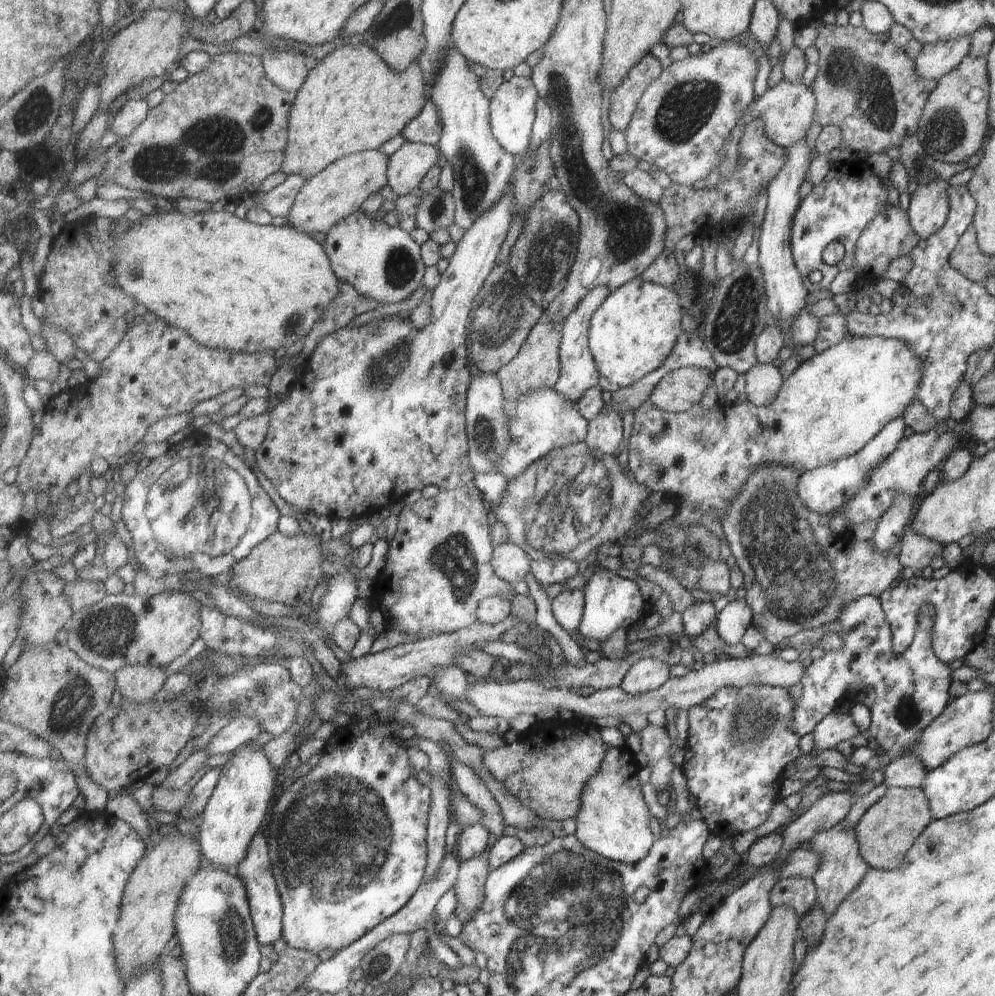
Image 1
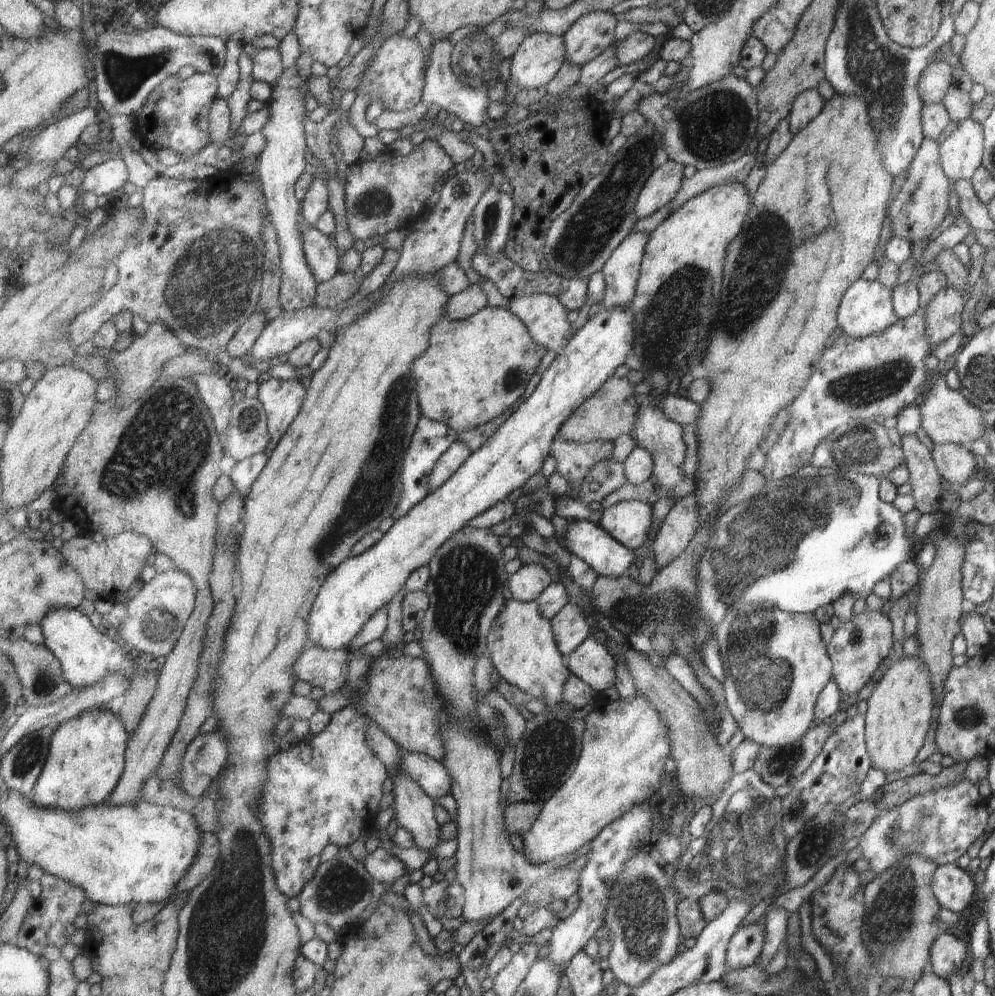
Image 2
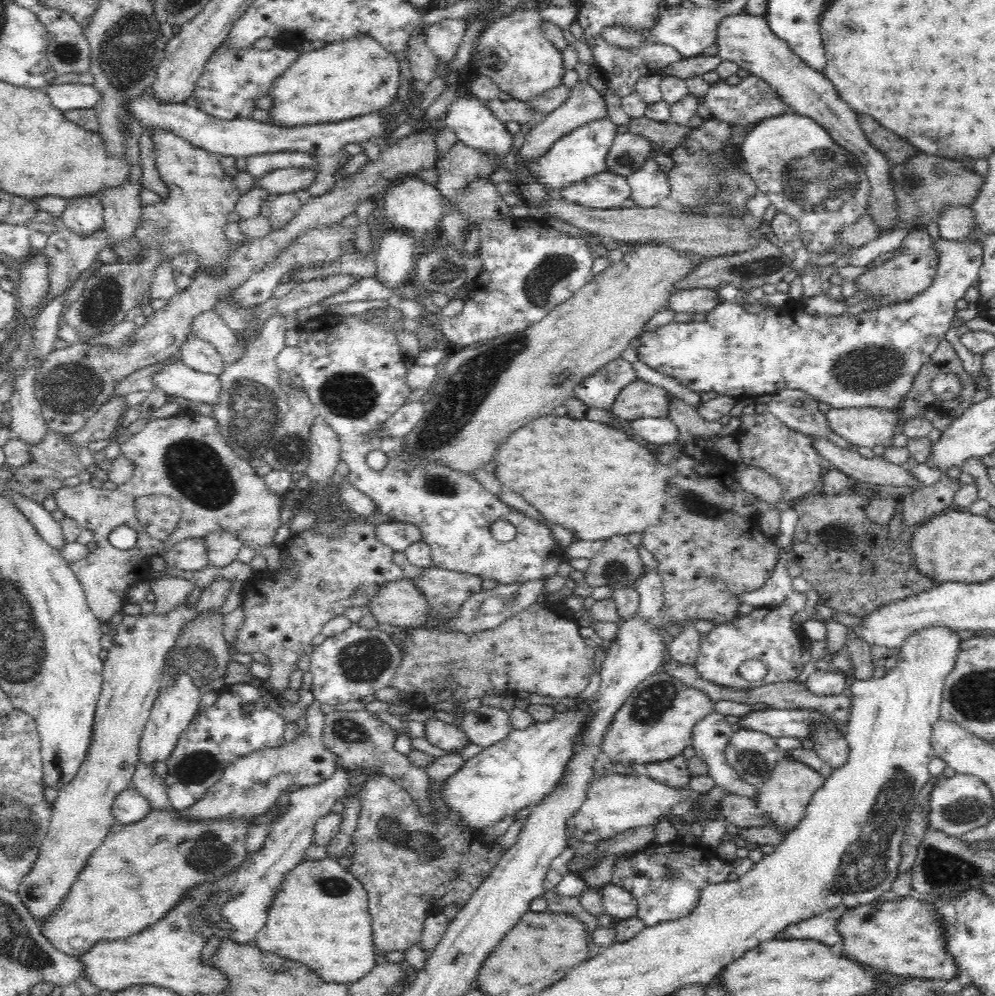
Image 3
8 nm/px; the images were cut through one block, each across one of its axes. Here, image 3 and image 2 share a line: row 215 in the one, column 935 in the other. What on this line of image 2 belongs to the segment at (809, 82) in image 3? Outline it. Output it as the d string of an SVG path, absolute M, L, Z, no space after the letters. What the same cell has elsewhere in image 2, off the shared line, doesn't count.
M954 863L937 865L930 881L930 890L939 904L955 913L961 913L975 896L972 875Z

